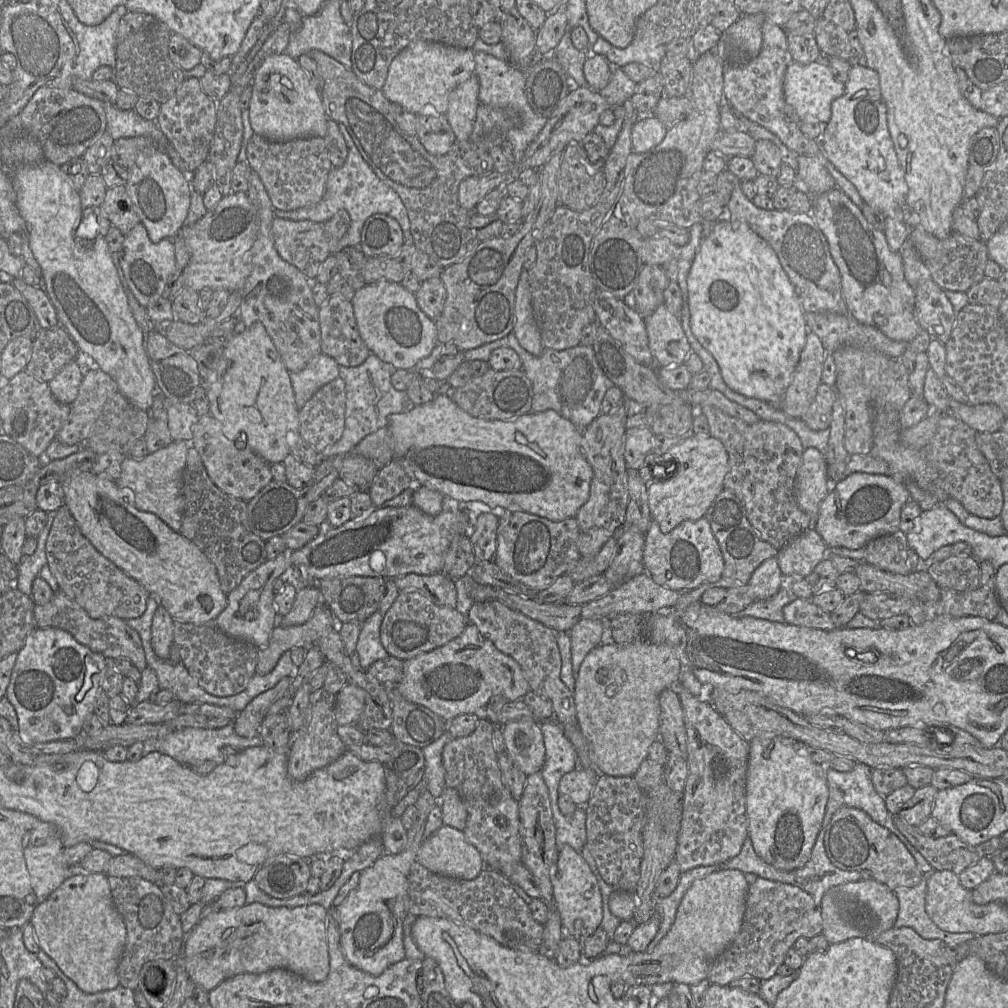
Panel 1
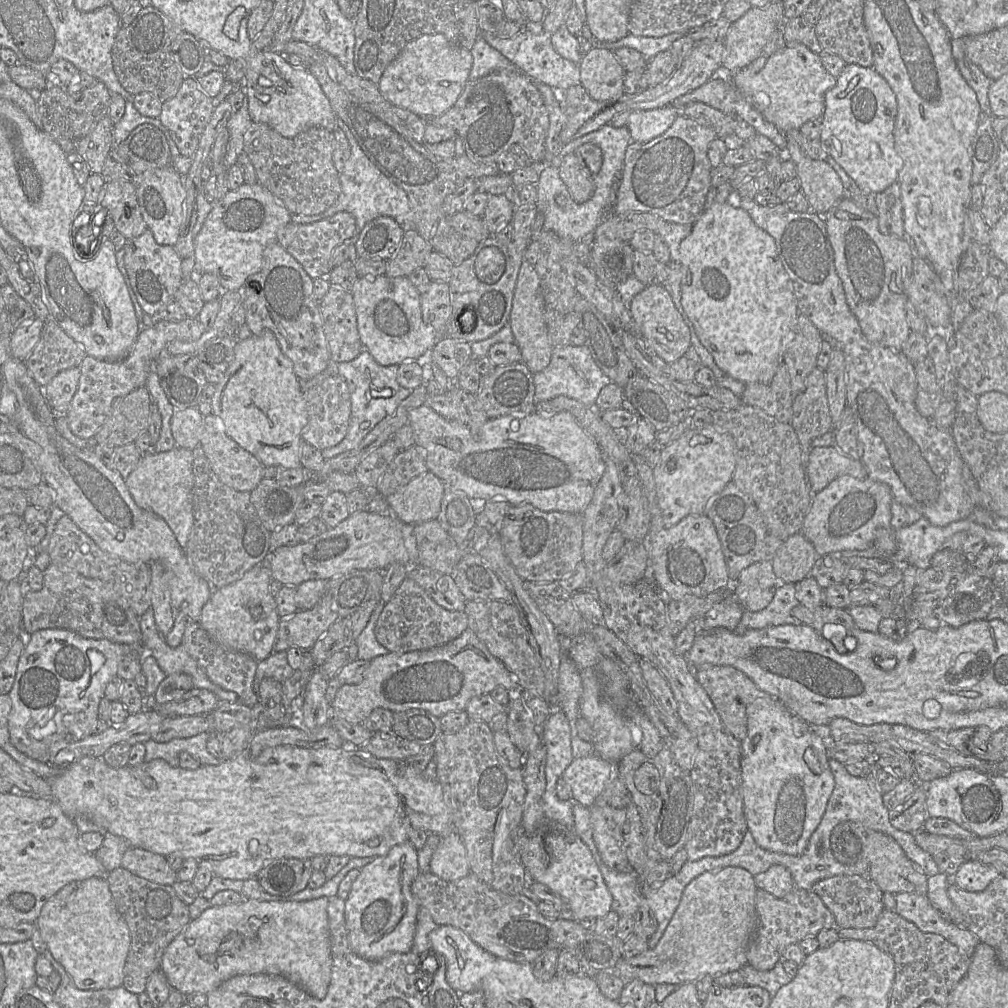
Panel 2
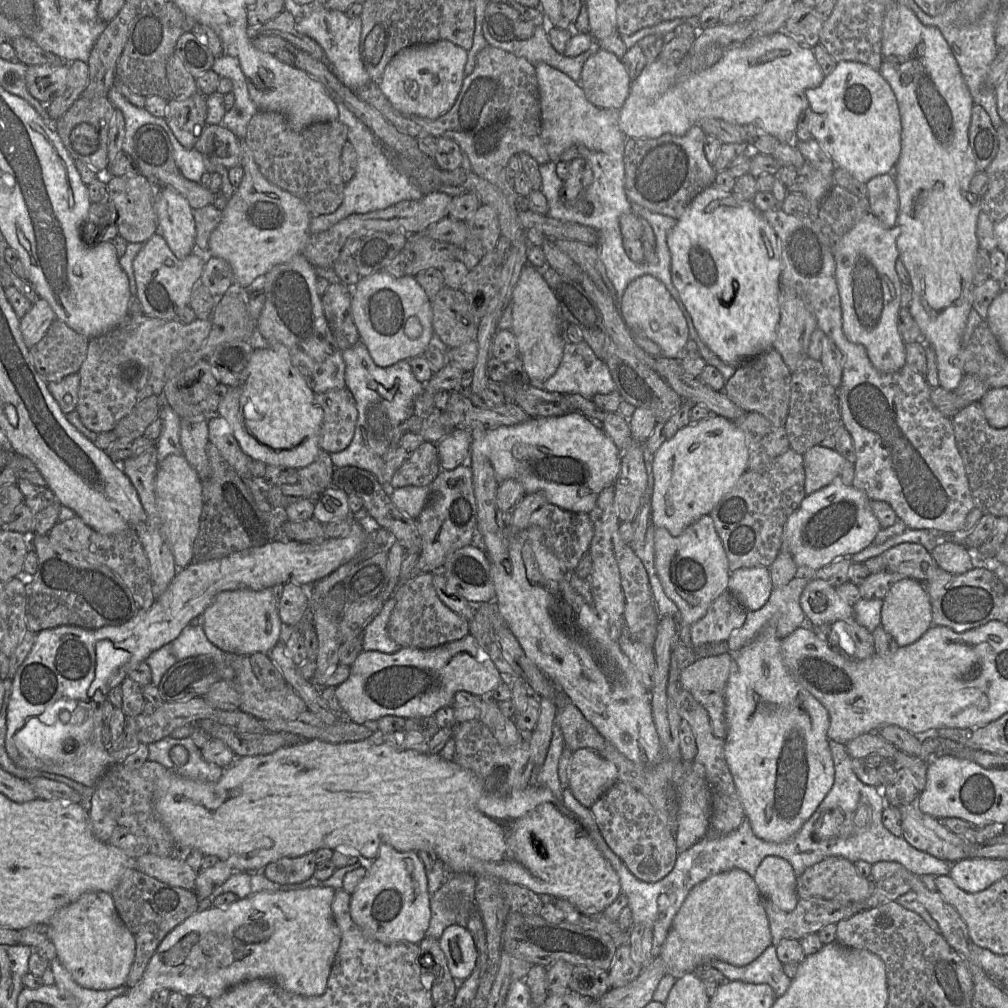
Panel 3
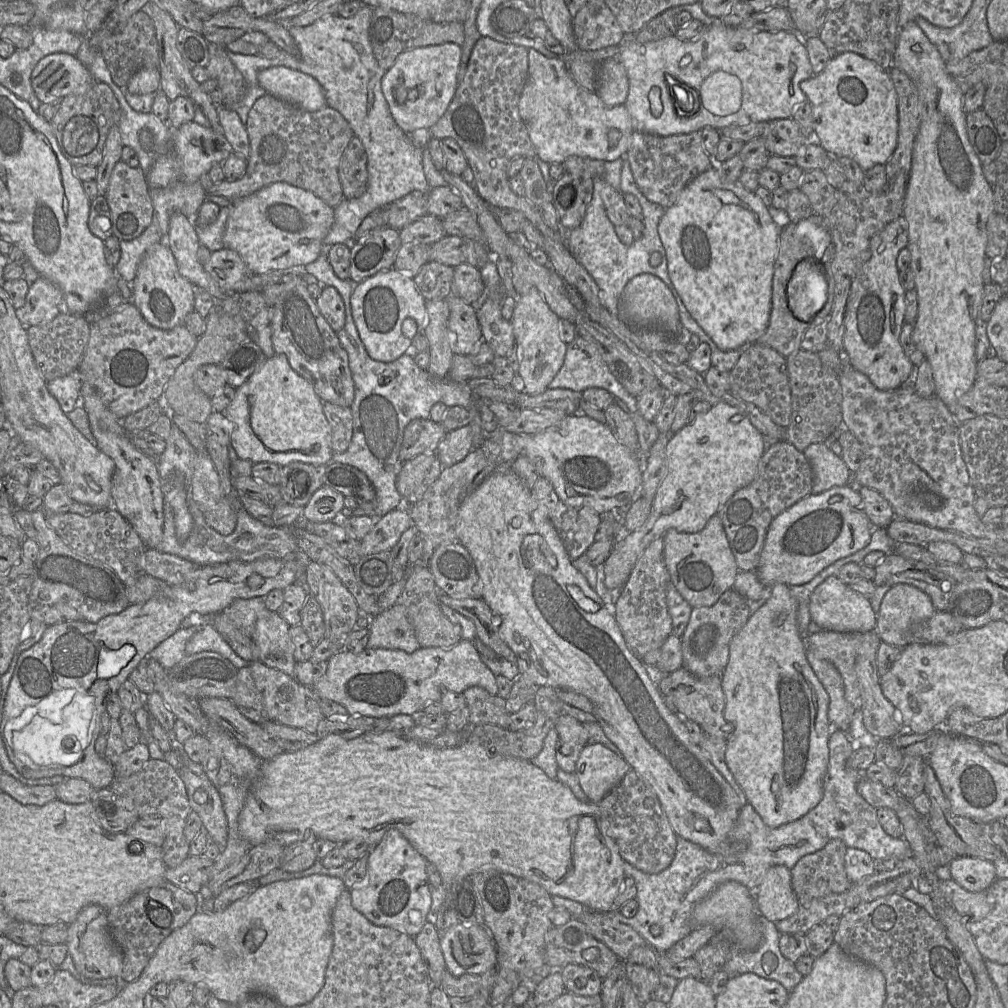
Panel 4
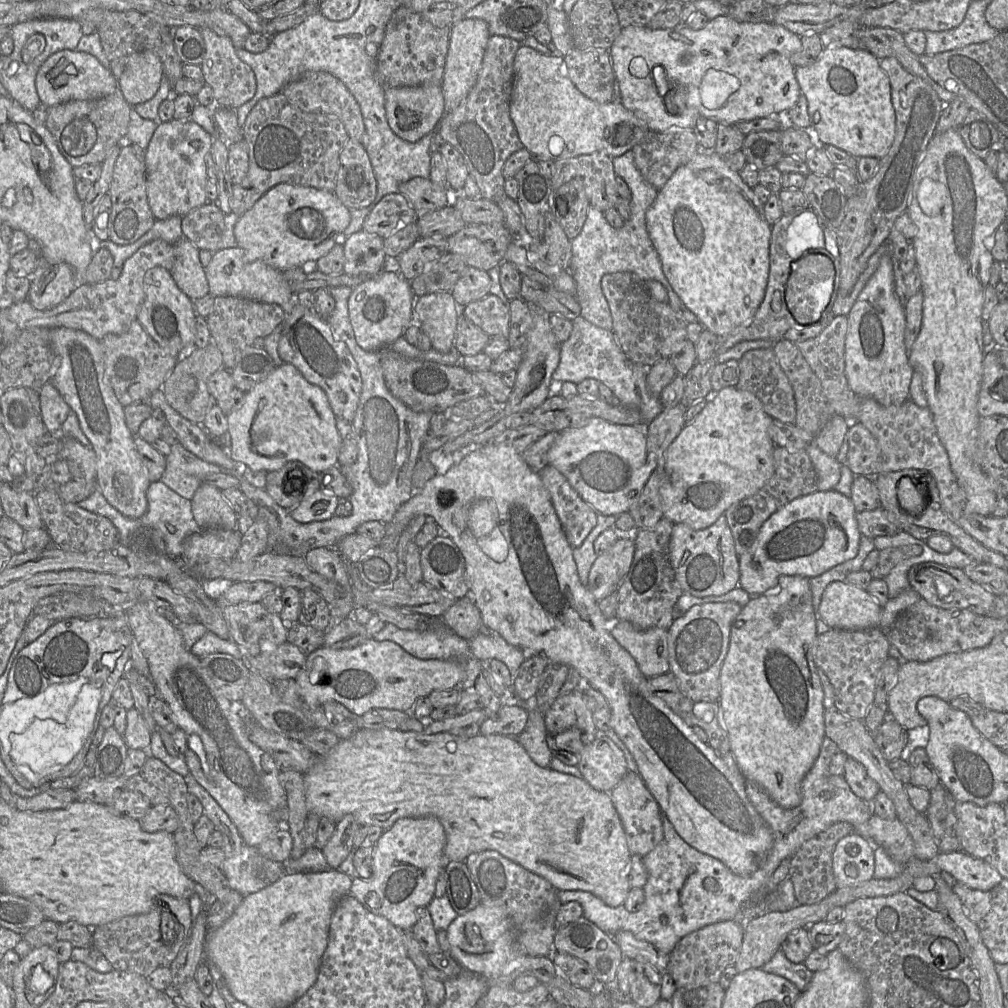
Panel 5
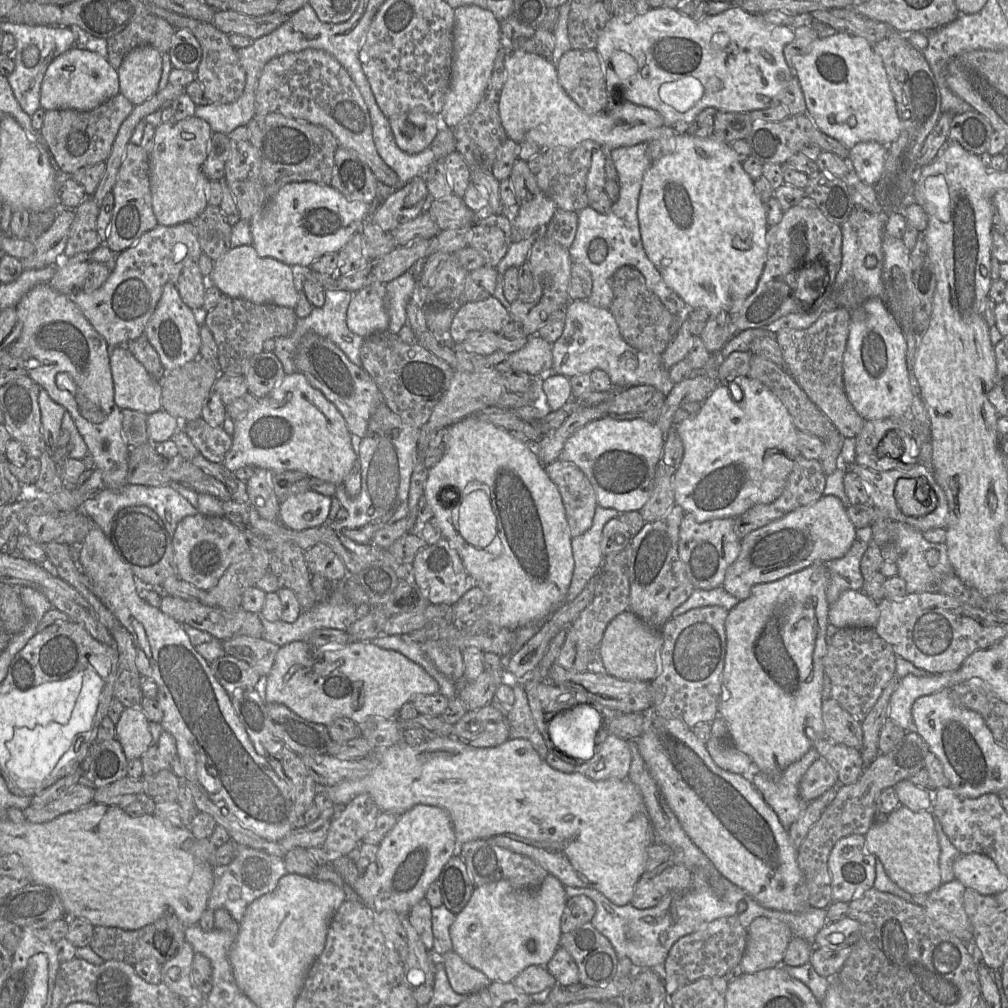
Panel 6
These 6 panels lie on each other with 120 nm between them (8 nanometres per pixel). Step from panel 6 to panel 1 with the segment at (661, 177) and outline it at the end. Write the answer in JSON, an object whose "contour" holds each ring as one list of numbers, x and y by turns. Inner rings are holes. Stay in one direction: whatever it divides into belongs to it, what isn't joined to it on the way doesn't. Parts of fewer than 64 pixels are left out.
{"contour":[[715,221,710,233,701,240,687,276,687,286,692,333,702,347,716,360,724,382,735,392,747,397,756,398,768,403,782,402,782,398,791,382,801,351,805,345,808,326,805,312,801,307,794,287,771,246,760,238,745,222]]}

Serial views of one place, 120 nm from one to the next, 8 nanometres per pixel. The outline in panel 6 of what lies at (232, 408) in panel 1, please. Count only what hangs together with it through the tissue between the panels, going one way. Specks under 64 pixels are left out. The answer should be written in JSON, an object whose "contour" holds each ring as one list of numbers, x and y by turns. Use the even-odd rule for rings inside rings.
{"contour":[[299,371,285,375,243,419,236,420,232,437,232,447,222,462,232,472,243,466,267,471,296,470,339,486,357,460,352,434,342,414]]}

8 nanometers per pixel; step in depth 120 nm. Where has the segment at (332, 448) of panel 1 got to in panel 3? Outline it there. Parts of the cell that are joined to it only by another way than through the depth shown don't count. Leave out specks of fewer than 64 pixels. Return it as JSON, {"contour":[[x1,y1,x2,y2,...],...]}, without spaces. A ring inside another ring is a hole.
{"contour":[[361,340,343,350,342,357,345,362,346,388,353,395,358,415,351,443,340,452,329,453,330,459,335,467,354,466,369,471,389,495,394,488,383,478,384,455,389,449,393,431,414,415,414,405,424,392,424,384,415,378,408,360,378,367]]}

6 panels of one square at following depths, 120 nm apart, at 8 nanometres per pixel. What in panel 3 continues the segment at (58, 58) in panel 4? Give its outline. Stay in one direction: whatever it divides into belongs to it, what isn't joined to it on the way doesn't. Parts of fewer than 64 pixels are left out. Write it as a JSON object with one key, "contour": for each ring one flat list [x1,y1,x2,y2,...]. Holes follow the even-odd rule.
{"contour":[[68,63,62,65,29,65,26,85,29,93,44,104,60,95,67,84]]}

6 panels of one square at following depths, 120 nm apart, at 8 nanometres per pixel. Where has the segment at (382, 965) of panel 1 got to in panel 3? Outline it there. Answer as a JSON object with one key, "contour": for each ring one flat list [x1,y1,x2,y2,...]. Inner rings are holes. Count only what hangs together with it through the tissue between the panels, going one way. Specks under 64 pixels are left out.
{"contour":[[380,843,377,857,350,896,350,915,363,933,376,941,419,943,431,918,426,868,414,851,397,851]]}

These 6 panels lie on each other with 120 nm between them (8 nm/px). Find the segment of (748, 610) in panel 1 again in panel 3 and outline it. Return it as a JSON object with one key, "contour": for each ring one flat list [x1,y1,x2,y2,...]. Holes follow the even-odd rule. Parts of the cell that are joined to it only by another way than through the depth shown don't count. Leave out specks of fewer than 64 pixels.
{"contour":[[814,575,794,577,787,585,773,588,764,606,758,610,748,611,743,626,732,631,728,639,729,652,737,652,749,644,762,632,767,624,775,627,777,636,780,639,787,637,797,628,804,626,807,618,800,605,800,596,808,582,813,578,815,578]]}

